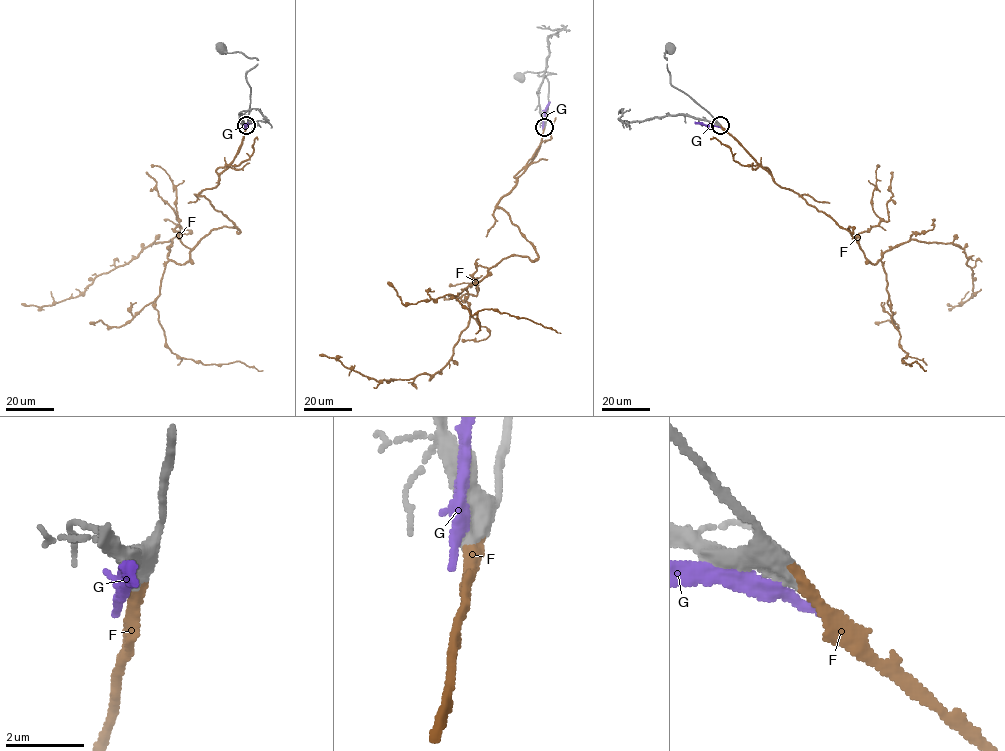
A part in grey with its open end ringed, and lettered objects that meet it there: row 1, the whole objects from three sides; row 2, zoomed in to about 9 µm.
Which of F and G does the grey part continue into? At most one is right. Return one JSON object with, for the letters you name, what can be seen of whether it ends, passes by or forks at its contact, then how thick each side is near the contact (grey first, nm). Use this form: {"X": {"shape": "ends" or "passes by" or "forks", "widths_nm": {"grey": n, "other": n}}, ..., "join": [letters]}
{"F": {"shape": "ends", "widths_nm": {"grey": 700, "other": 320}}, "join": ["F"]}

